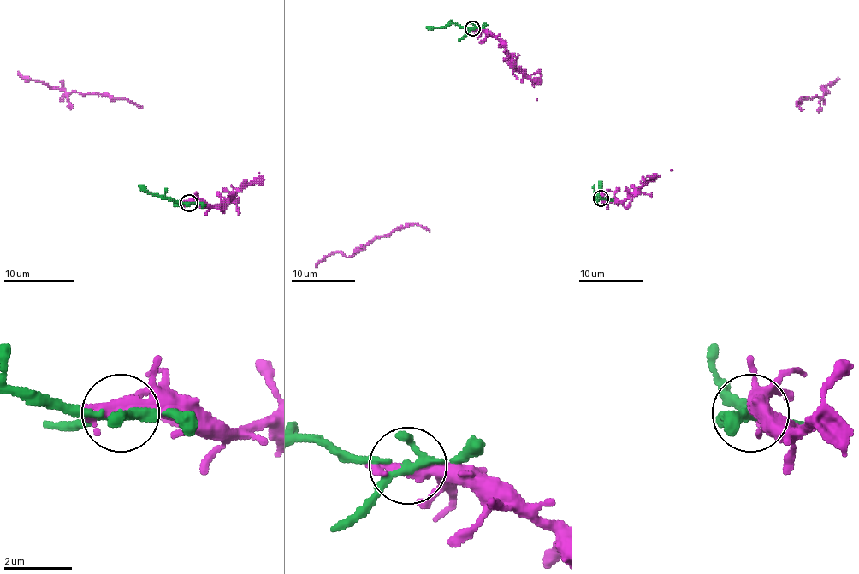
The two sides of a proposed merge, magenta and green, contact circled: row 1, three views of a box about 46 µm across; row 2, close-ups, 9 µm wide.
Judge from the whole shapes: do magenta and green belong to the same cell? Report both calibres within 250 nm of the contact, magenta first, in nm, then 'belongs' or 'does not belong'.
360 nm thick on the magenta side, 200 nm on the other; belongs

